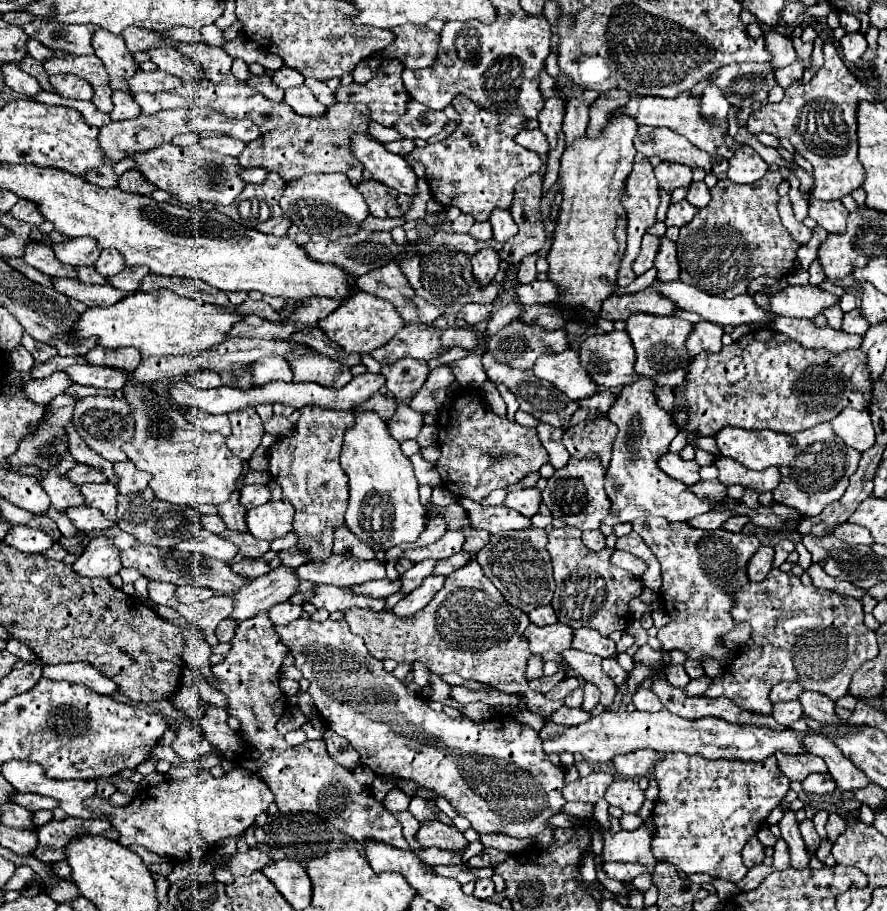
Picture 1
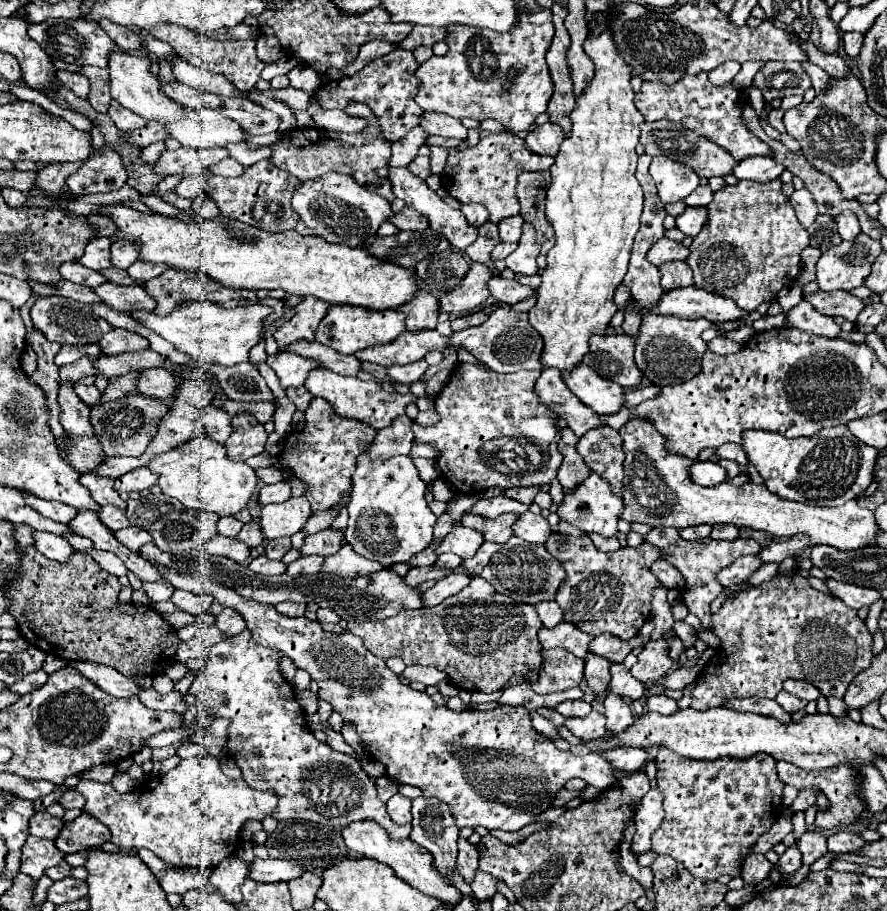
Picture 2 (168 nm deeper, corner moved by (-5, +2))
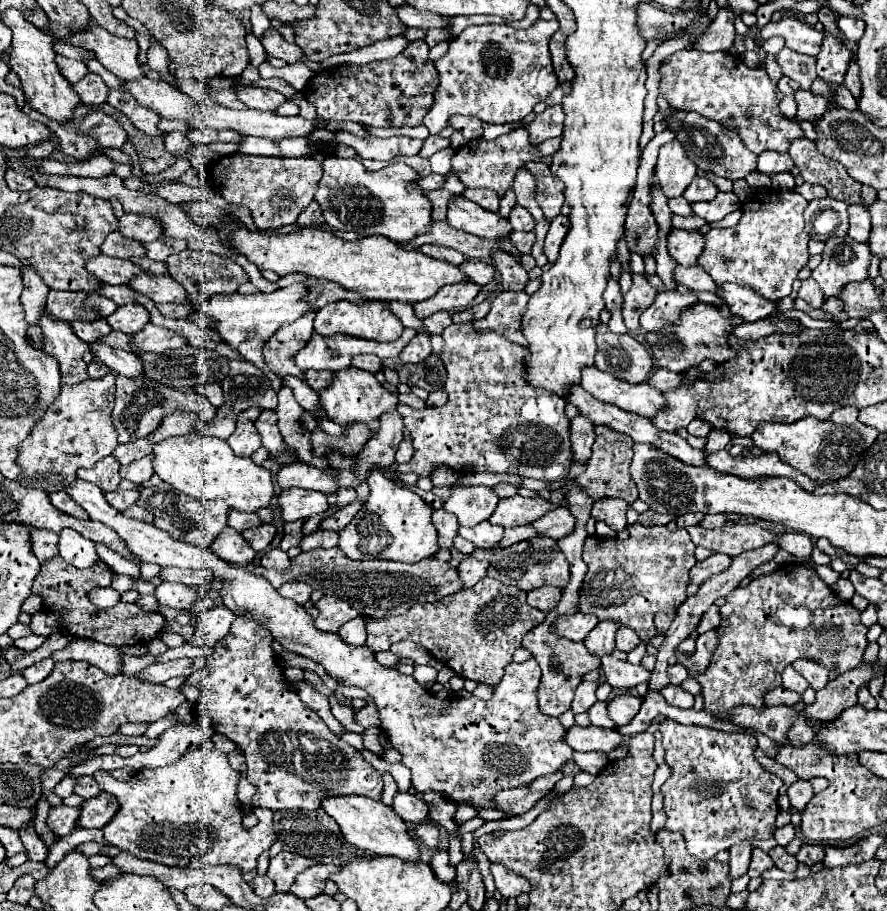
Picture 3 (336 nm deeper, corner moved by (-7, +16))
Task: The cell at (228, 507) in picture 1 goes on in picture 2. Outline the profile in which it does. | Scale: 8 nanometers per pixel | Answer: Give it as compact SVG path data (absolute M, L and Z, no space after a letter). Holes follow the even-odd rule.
M250 522L250 524L242 526L242 530L238 532L236 538L238 538L240 542L244 542L246 546L250 546L250 548L260 546L262 540L264 540L264 536L262 536L262 532L260 532L260 526L258 526L256 522Z

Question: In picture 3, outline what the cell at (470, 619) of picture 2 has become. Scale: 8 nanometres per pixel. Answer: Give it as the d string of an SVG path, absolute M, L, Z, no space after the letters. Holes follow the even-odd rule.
M482 578L474 588L464 588L432 604L414 604L406 614L366 620L366 646L380 652L388 650L394 642L410 640L424 646L438 662L452 668L458 676L496 686L526 632L542 620L544 614L538 608L528 606L526 592L504 586L494 578Z

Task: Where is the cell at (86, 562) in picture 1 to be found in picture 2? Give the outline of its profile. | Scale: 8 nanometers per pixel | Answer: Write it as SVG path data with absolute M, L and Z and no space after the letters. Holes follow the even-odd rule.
M134 526L124 528L124 530L118 530L114 536L116 536L124 546L128 546L132 552L138 552L140 546L152 542L152 536L150 536L146 530L140 530L140 528L134 528Z

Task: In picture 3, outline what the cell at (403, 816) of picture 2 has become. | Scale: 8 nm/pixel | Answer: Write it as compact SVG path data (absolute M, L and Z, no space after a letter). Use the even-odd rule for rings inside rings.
M396 792L394 794L394 802L392 802L392 808L394 812L406 820L406 822L412 822L412 824L420 824L426 820L428 816L428 806L420 800L420 796L412 796L412 794L402 794L402 792Z

